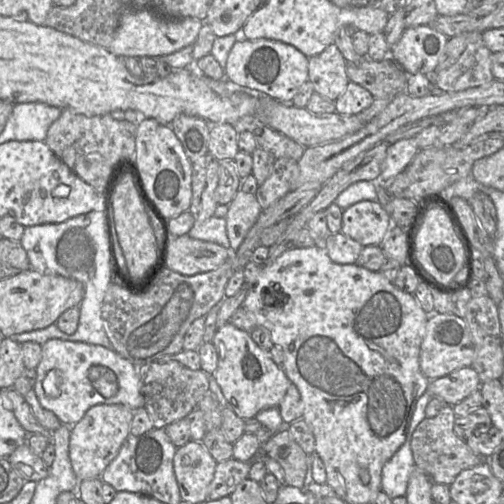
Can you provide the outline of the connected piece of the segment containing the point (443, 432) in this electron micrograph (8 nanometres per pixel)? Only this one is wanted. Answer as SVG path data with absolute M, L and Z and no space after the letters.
M445 405L433 418L424 418L412 433L411 449L415 465L435 484L450 485L458 474L481 463L484 458L474 453L466 441L454 432L455 413L452 405Z

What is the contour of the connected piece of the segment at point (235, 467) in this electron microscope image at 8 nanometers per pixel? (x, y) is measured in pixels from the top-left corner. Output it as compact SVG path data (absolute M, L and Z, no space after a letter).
M235 458L218 462L214 478L209 486L208 500L218 500L231 495L242 480L248 478L250 462Z

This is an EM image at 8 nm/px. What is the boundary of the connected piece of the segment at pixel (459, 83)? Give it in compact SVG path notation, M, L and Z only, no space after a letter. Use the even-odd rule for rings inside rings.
M471 32L469 43L458 60L449 68L430 76L432 87L445 92L458 92L489 84L494 80L491 54L482 39L482 33Z

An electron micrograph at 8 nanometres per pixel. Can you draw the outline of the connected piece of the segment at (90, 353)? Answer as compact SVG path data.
M54 338L42 344L41 350L42 356L35 369L37 376L33 390L40 404L45 409L52 411L62 424L69 426L76 424L88 409L98 404L124 404L132 410L145 406L138 368L113 349Z

